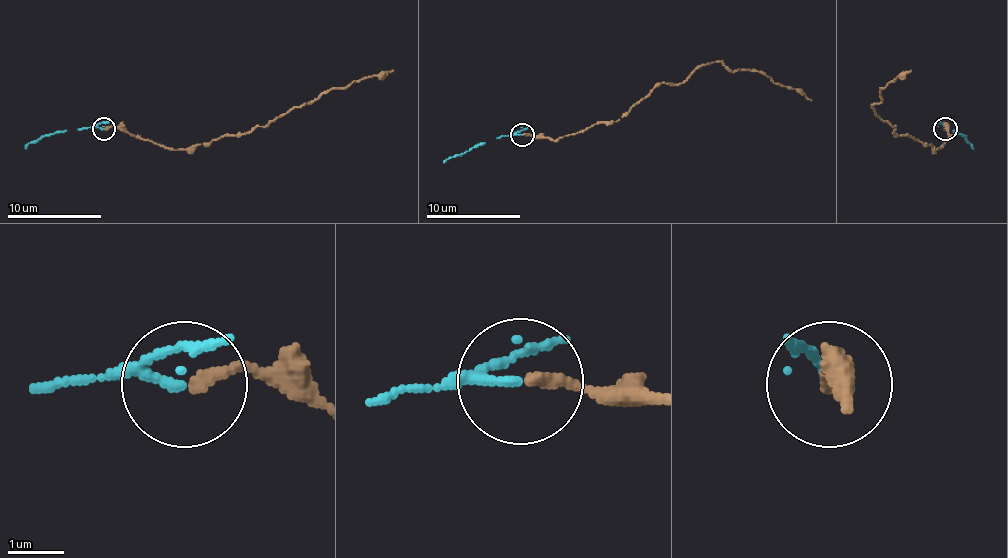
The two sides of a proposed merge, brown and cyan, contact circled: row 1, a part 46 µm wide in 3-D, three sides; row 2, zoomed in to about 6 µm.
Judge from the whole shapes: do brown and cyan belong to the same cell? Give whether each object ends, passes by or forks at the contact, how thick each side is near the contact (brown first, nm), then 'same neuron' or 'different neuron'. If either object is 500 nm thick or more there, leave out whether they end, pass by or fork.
brown ends | cyan passes by | 220/130 nm | same neuron

